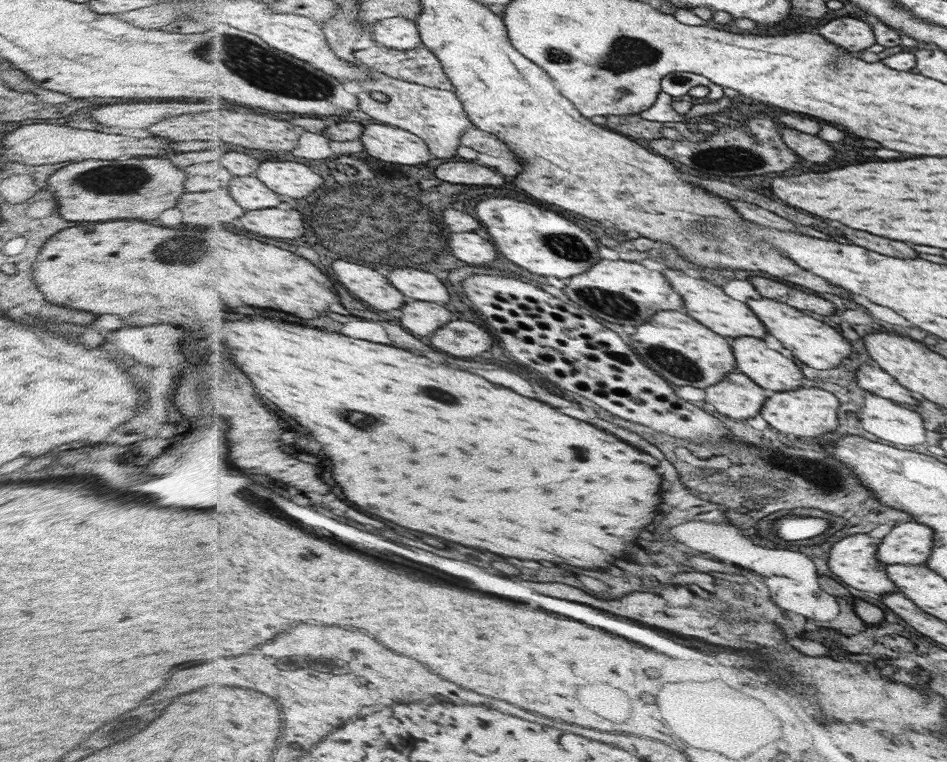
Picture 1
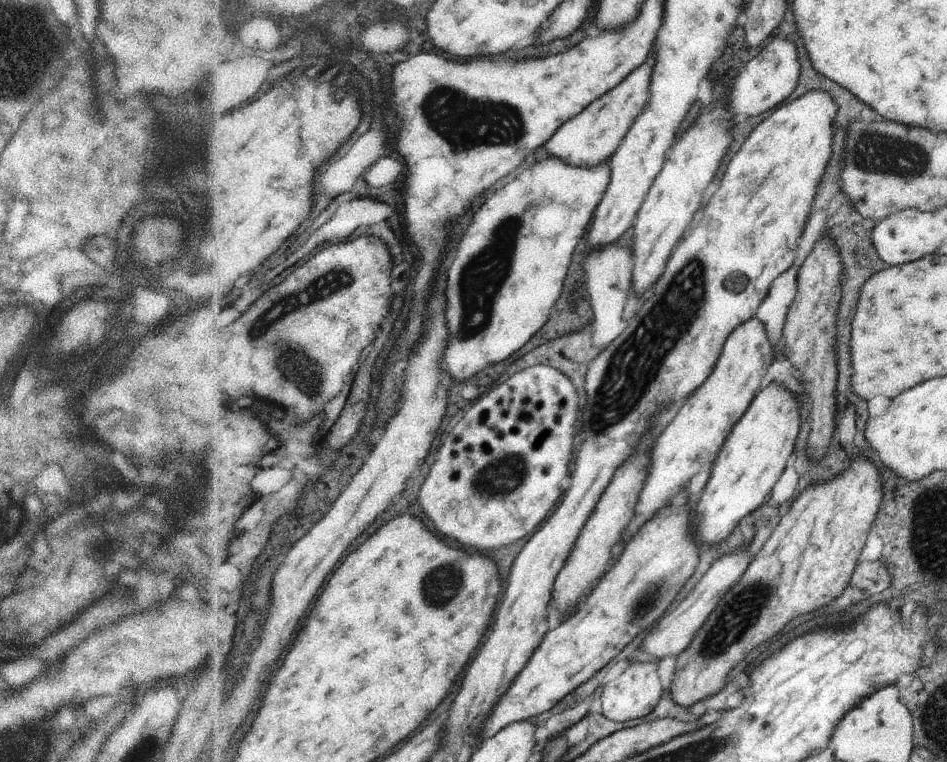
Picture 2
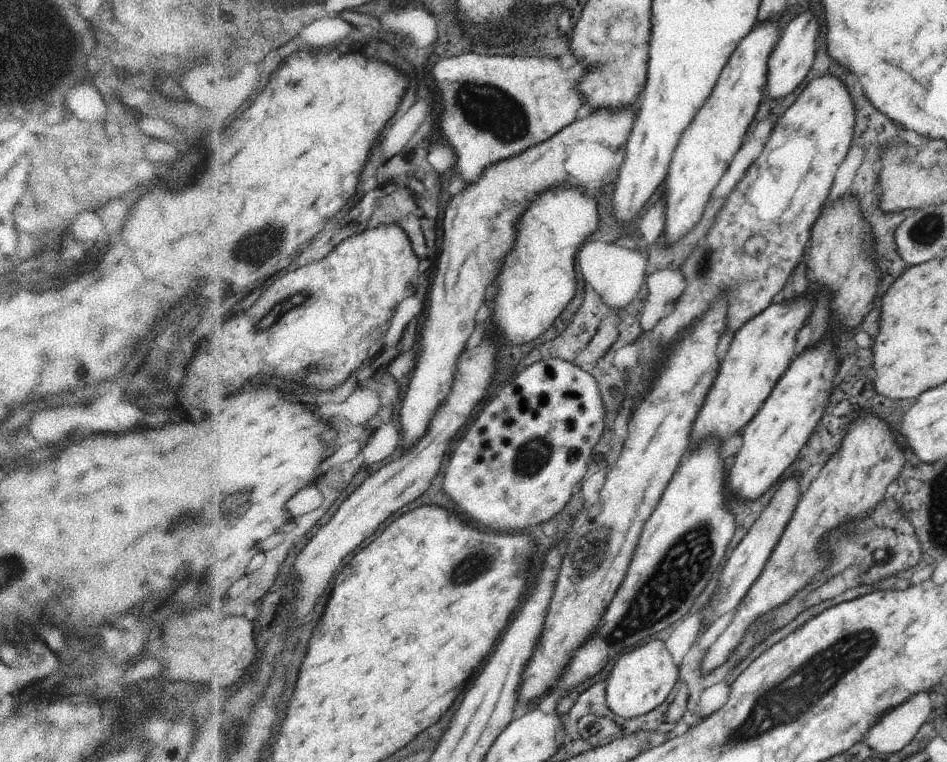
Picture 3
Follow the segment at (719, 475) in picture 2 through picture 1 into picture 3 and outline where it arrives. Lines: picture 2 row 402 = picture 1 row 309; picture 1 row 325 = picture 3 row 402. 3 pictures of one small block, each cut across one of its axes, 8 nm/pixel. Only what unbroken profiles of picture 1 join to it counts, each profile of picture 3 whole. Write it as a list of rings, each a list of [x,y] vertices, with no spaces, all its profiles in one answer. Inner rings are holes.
[[[822,342],[796,358],[796,364],[788,368],[788,376],[780,380],[780,388],[772,392],[772,400],[764,404],[764,412],[743,428],[742,446],[732,457],[728,469],[727,484],[728,488],[732,488],[732,494],[744,502],[758,500],[774,486],[774,482],[780,480],[822,418],[824,406],[832,396],[832,382],[836,380],[839,383],[839,377],[836,378],[839,369],[836,370],[832,342]]]

